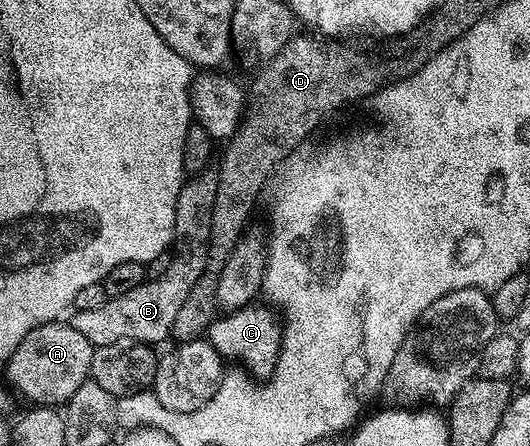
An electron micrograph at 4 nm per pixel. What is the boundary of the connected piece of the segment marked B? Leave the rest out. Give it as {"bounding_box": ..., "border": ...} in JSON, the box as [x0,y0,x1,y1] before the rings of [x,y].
{"bounding_box":[68,171,217,346],"border":[[[207,171],[193,174],[183,180],[182,190],[178,193],[174,208],[174,236],[172,238],[172,256],[168,267],[160,277],[147,279],[140,287],[132,287],[128,295],[107,297],[100,307],[92,311],[77,311],[68,323],[92,346],[117,346],[126,343],[131,337],[134,343],[152,343],[171,336],[170,328],[176,323],[176,314],[188,291],[196,287],[196,279],[206,269],[208,247],[210,246],[210,228],[212,227],[212,203],[216,203],[217,172]]]}

